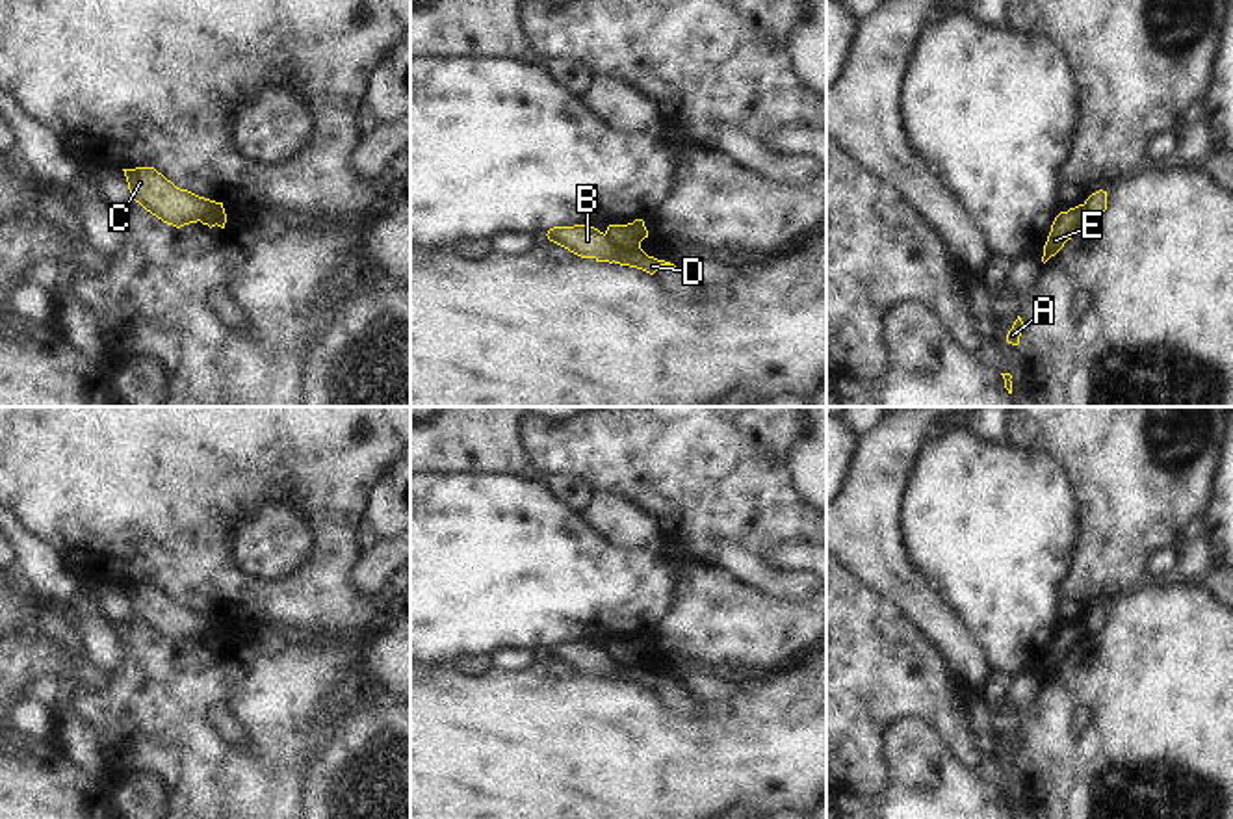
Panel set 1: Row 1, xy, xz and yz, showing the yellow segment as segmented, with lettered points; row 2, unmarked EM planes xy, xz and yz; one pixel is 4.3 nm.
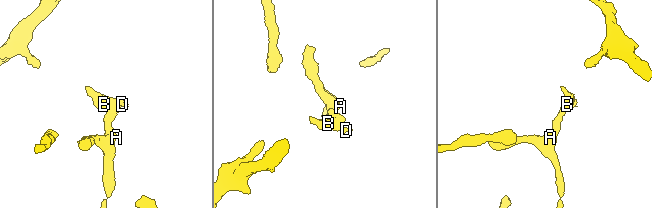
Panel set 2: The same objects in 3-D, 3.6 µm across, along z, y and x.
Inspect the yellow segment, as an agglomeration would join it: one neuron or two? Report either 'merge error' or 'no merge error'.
merge error

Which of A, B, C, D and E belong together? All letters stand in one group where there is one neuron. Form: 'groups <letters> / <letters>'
groups A E / B C D

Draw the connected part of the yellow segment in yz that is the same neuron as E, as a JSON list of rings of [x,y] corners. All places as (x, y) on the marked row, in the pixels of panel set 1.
[[[1084,204],[1060,212],[1051,225],[1042,262],[1045,264],[1051,256],[1055,256],[1068,240],[1071,240],[1079,230],[1084,230],[1086,223],[1088,215],[1084,212]]]

